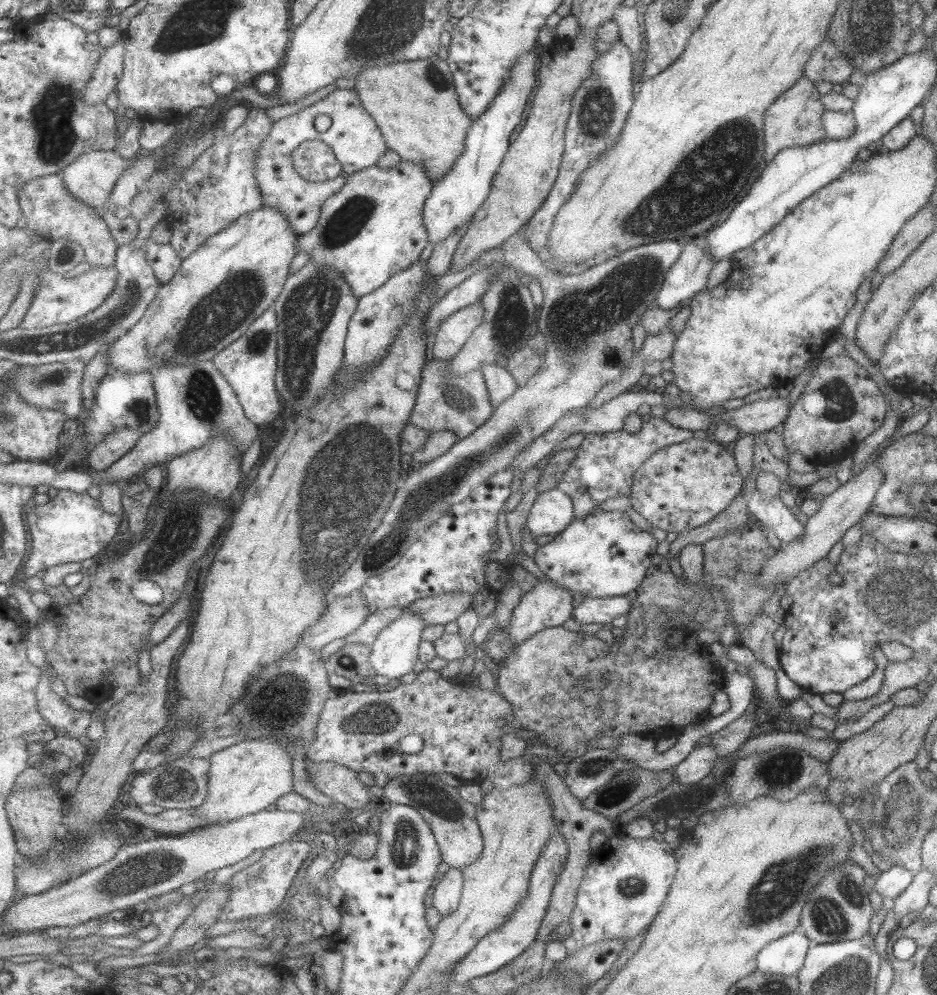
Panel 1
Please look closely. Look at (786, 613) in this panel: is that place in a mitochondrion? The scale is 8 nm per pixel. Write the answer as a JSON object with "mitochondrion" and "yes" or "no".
{"mitochondrion":"no"}

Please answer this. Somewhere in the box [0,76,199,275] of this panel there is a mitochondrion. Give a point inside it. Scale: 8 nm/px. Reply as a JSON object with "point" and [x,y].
{"point":[56,104]}

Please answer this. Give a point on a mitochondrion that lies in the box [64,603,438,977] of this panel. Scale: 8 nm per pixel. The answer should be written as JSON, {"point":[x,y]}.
{"point":[136,872]}

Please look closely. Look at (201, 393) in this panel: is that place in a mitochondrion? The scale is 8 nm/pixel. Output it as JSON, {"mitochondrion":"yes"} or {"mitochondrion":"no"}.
{"mitochondrion":"yes"}

